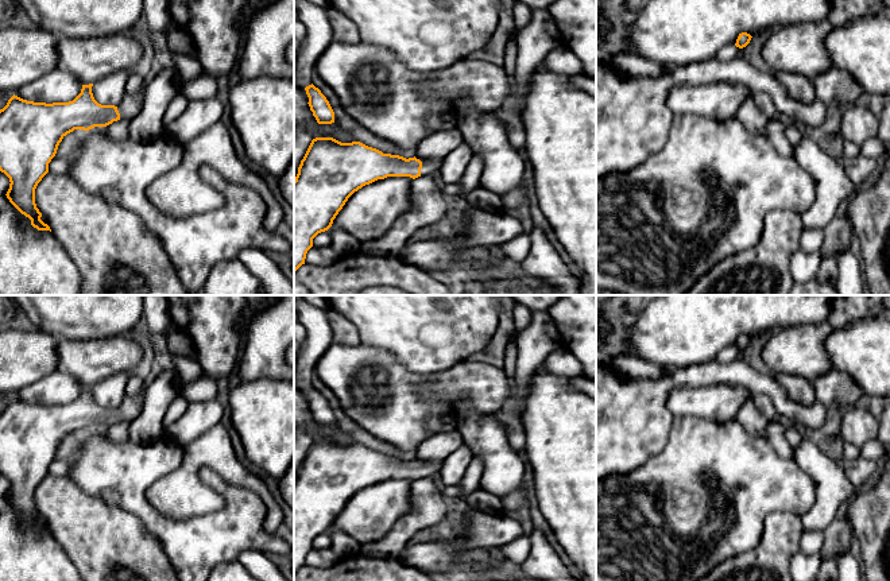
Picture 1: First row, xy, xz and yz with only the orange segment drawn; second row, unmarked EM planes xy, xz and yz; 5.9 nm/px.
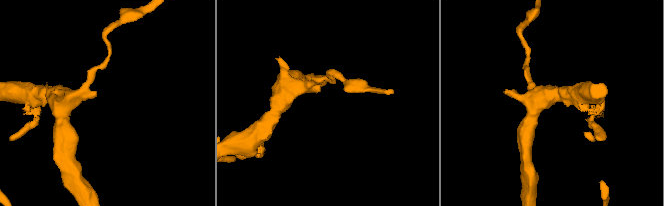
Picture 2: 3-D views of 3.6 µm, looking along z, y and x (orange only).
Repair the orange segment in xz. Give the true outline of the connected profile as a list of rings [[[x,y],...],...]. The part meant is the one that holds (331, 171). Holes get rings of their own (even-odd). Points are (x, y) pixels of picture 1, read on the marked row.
[[[333,137],[312,140],[294,179],[294,274],[305,264],[306,253],[313,247],[313,239],[328,231],[348,198],[365,185],[387,177],[434,175],[441,160],[421,162],[414,158],[383,154],[360,142],[341,143]]]

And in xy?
[[[93,84],[82,85],[81,93],[69,102],[34,102],[12,96],[0,109],[0,171],[9,178],[7,198],[38,231],[50,231],[40,217],[35,204],[35,189],[49,173],[49,163],[55,156],[62,139],[74,129],[89,131],[94,127],[107,127],[120,119],[135,117],[144,102],[144,86],[135,94],[125,94],[123,101],[115,105],[98,104],[92,93]]]

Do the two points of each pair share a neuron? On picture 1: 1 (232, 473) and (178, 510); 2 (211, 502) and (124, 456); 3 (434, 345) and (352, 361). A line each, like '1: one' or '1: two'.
1: one
2: two
3: two

